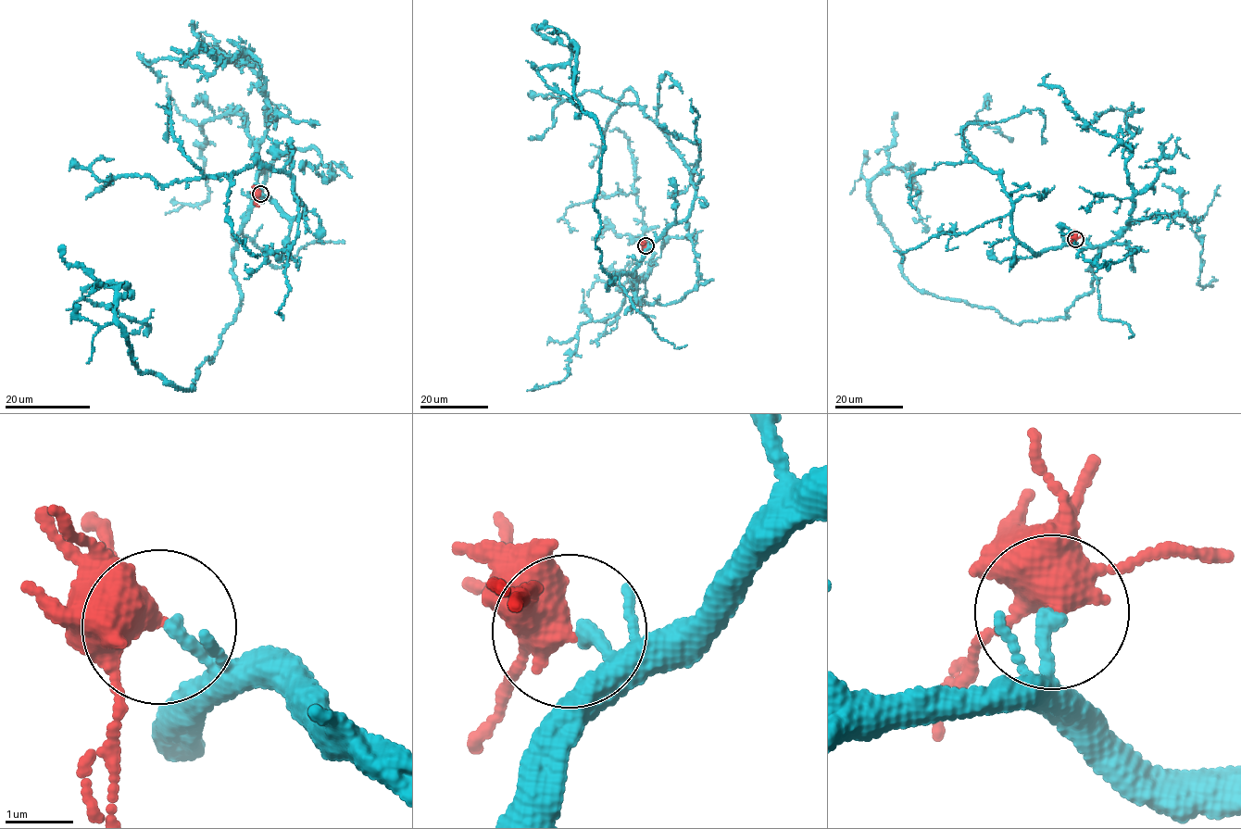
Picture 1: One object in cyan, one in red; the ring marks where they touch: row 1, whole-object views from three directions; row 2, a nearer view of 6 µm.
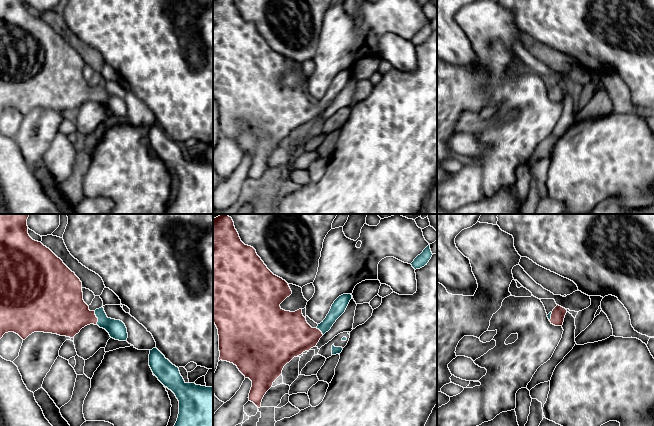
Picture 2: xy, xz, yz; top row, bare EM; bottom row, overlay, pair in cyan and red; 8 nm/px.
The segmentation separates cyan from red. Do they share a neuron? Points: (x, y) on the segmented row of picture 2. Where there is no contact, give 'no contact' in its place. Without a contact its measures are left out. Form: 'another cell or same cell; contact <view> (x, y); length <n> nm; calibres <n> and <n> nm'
same cell; contact xy (97, 317); length 110 nm; calibres 150 and 340 nm

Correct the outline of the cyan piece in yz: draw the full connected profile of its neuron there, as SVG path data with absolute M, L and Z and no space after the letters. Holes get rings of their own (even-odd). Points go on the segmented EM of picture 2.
M557 305L552 312L550 312L547 317L551 324L555 326L562 326L564 322L567 310L559 305Z

